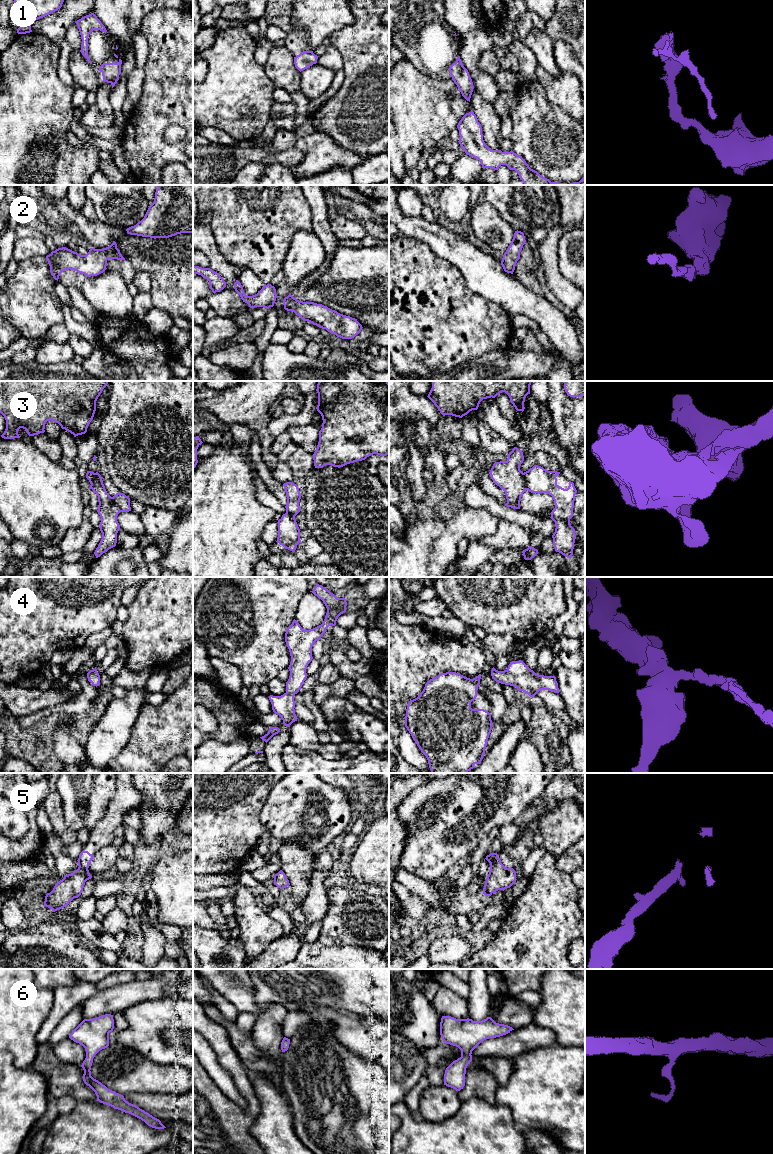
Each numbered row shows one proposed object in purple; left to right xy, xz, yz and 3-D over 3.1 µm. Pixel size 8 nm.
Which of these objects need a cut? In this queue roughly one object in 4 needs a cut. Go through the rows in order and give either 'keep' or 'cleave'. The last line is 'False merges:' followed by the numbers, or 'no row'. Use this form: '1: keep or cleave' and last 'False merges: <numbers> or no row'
1: keep
2: keep
3: cleave
4: keep
5: keep
6: keep
False merges: 3

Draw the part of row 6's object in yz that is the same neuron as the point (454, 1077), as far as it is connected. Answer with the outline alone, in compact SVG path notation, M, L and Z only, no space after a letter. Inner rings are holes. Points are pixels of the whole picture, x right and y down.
M442 1016L440 1035L444 1043L458 1047L461 1057L453 1061L445 1070L444 1085L460 1091L465 1086L465 1074L472 1061L472 1051L484 1040L506 1035L512 1027L496 1023L491 1017L482 1021L456 1019Z

